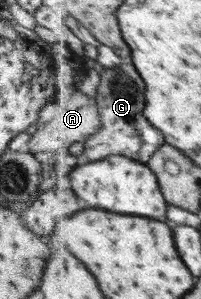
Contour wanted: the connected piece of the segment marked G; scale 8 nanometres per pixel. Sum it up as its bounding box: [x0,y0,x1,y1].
[77,63,164,163]

